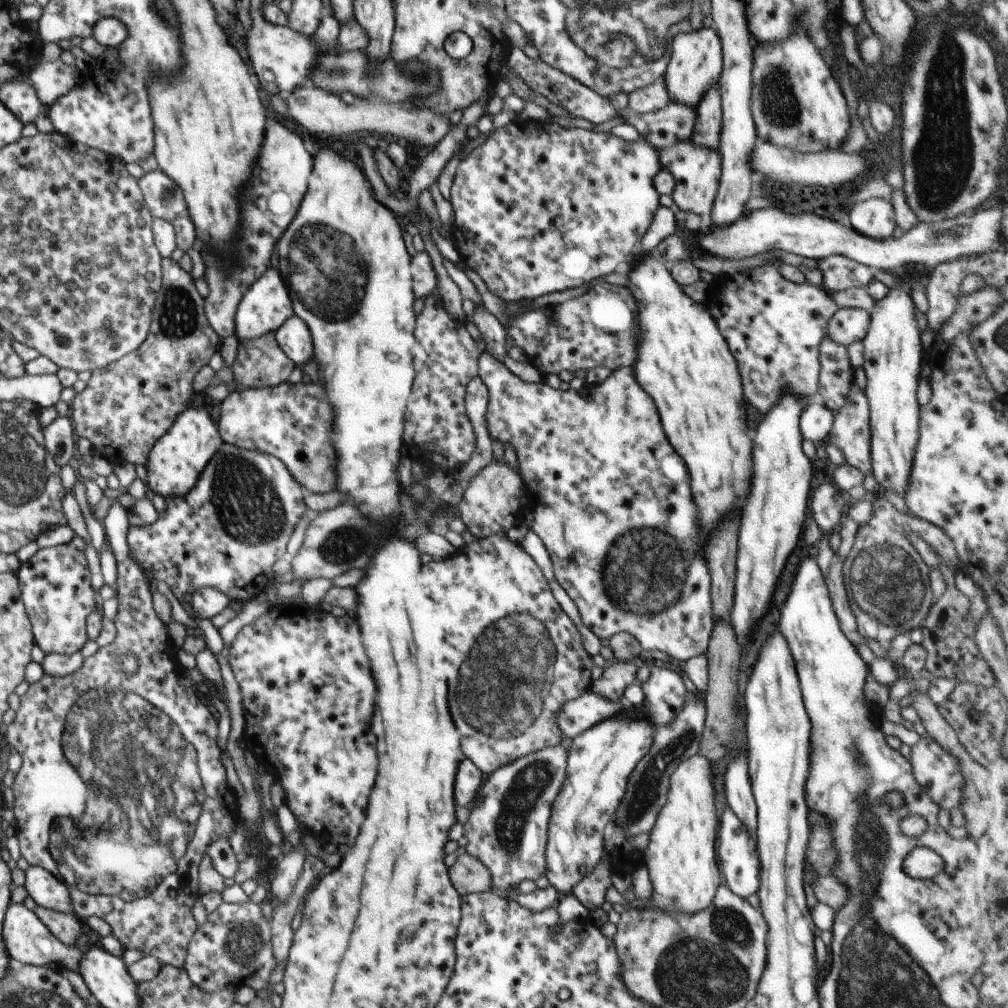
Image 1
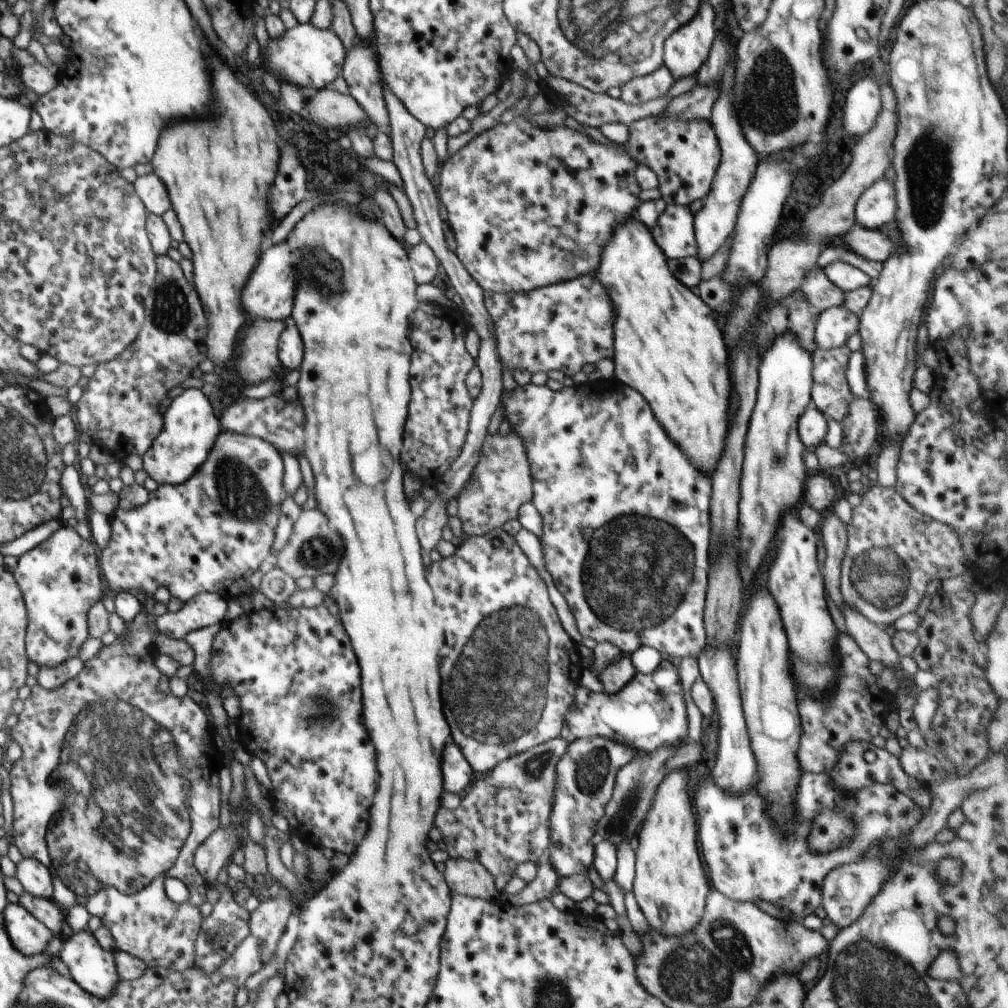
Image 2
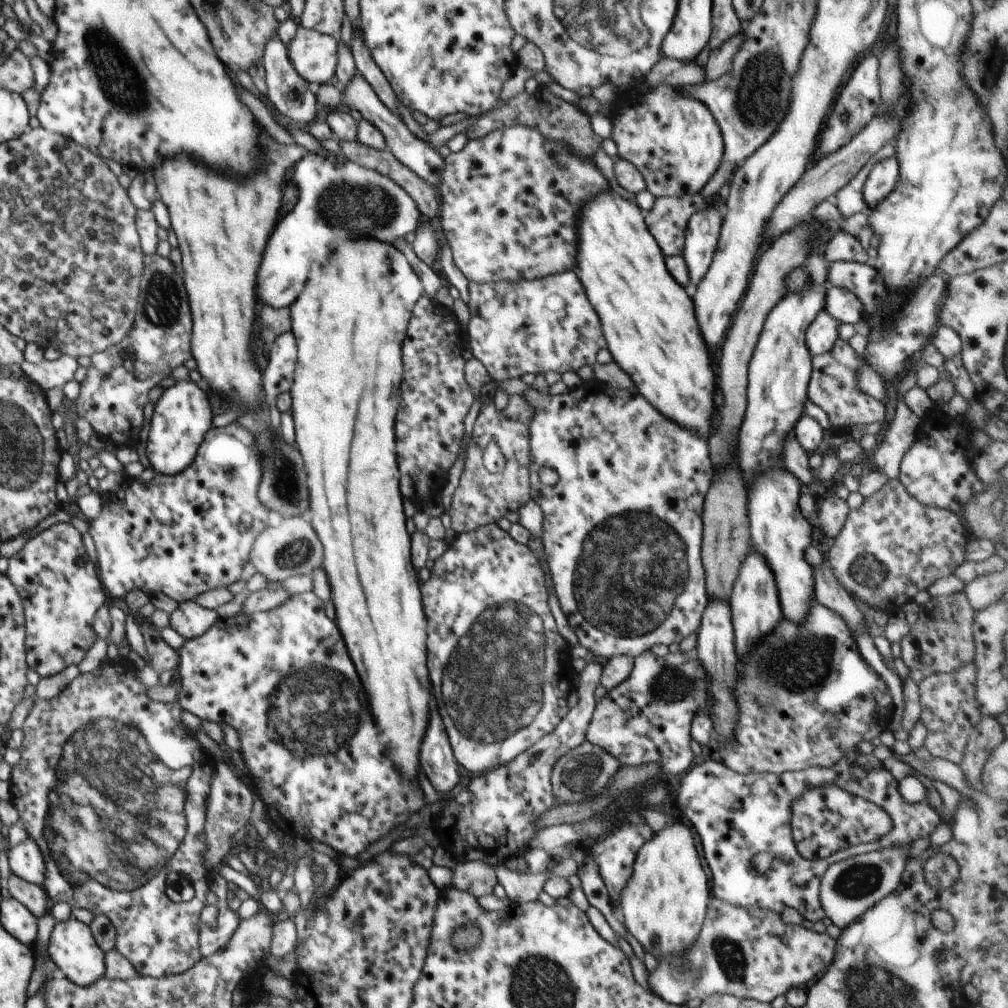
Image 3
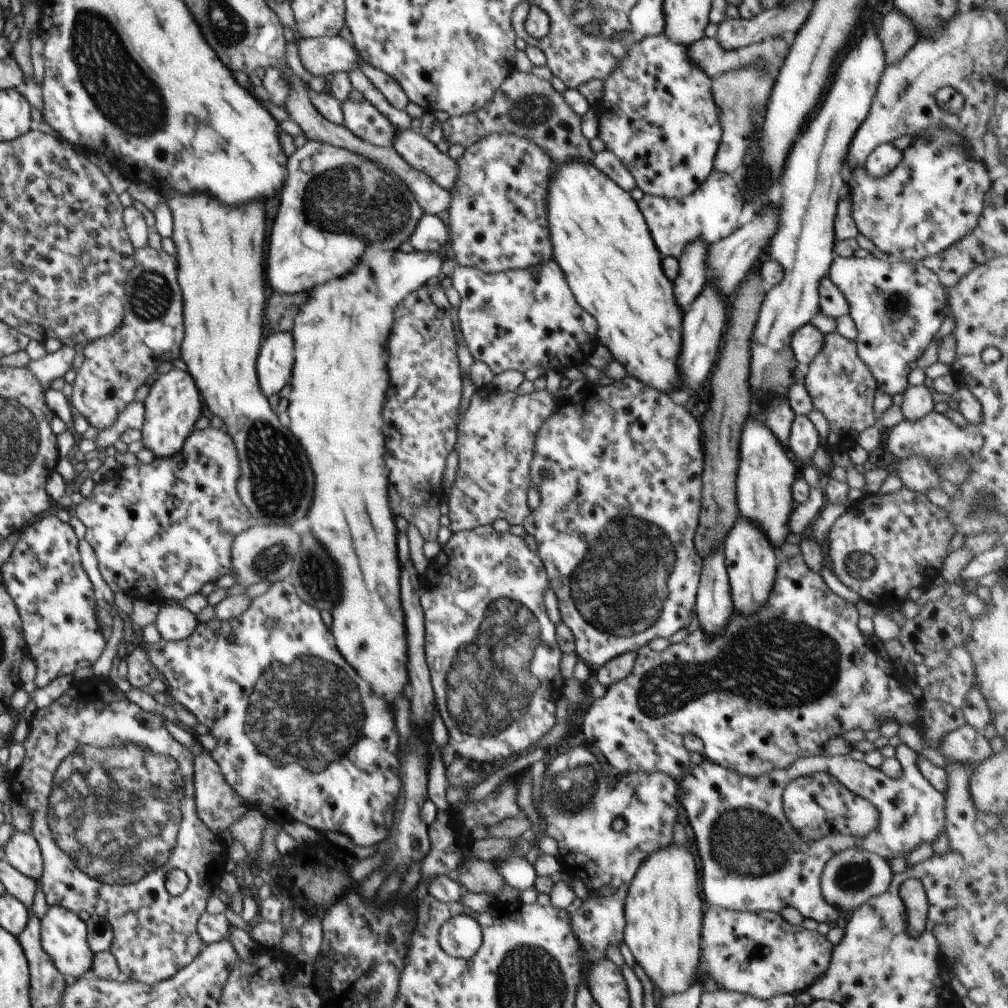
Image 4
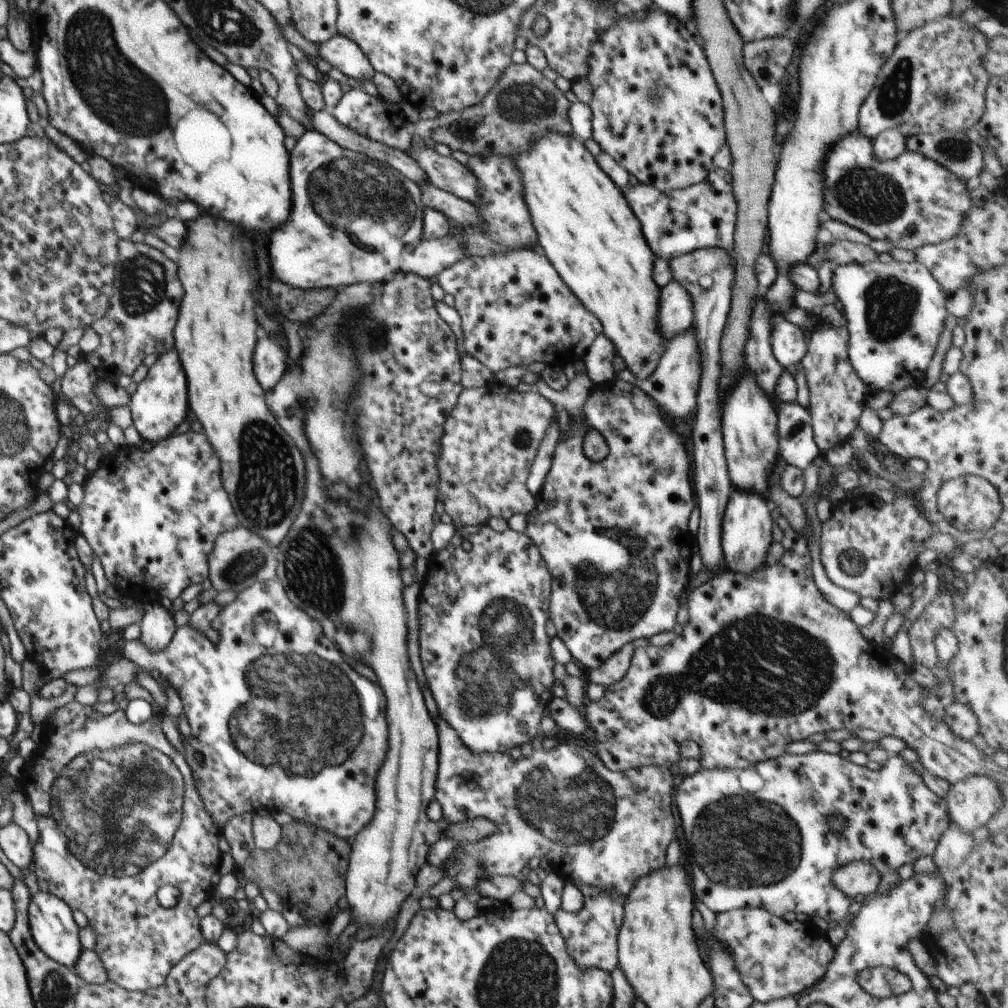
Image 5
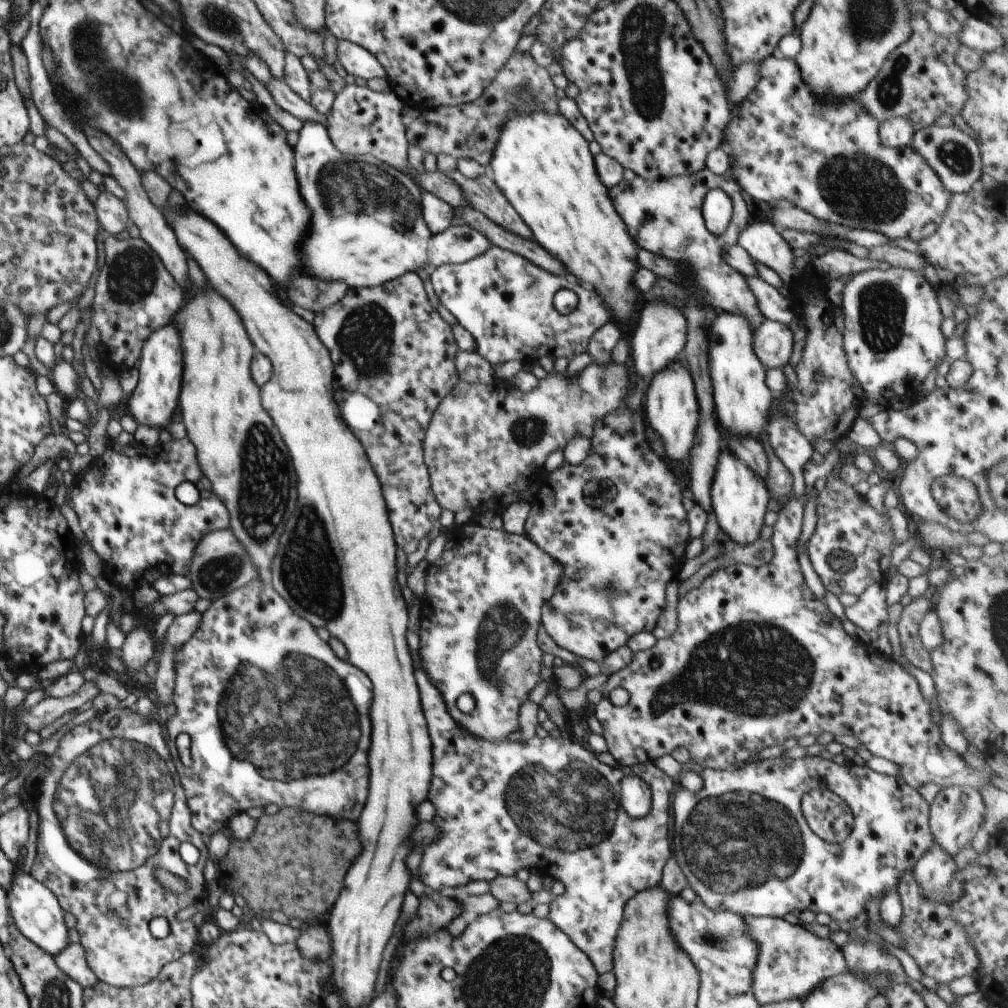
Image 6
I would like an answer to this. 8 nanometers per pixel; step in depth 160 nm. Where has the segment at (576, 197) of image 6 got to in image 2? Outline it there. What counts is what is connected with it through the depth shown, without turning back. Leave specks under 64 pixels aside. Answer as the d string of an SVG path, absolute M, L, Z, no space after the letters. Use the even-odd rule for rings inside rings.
M629 219L615 230L614 238L602 252L602 262L598 268L598 278L610 292L610 298L618 310L618 318L613 324L614 378L620 384L637 390L648 401L656 420L664 426L672 442L688 454L688 460L692 460L702 474L710 478L724 452L724 438L728 434L728 400L732 390L728 350L722 342L716 318L698 296L694 296L687 286L670 274L665 254L662 254L652 233L641 221Z

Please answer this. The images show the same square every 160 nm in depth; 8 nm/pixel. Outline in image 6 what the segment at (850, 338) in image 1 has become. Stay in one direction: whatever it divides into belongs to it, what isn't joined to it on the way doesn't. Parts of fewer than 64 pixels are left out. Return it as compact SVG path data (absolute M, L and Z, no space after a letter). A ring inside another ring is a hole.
M765 318L753 332L753 349L766 369L783 368L793 351L793 332L788 325Z

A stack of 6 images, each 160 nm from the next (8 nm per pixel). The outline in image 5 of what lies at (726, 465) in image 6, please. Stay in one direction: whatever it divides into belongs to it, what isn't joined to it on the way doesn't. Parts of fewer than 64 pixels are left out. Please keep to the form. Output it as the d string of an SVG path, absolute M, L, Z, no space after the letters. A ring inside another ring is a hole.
M738 492L728 502L722 523L721 547L727 570L745 577L751 577L760 567L766 565L769 546L772 544L772 505L762 500L760 495L750 492Z

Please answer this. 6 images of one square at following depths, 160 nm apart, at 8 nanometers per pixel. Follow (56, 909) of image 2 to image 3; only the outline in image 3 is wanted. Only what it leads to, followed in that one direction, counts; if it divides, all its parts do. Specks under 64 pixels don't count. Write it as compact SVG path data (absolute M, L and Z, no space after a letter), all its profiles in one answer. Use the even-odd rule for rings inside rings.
M11 874L6 884L11 897L26 906L36 918L44 916L50 910L51 902L43 887L22 880L14 874Z

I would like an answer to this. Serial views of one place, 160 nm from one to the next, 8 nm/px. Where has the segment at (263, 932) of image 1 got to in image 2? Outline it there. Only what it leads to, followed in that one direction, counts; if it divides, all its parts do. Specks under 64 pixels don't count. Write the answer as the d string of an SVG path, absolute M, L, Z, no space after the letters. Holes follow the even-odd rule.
M218 882L212 884L220 892L218 902L213 905L213 910L208 917L204 917L201 922L200 932L195 942L195 957L193 968L198 969L203 975L214 974L231 956L233 950L249 935L250 913L245 906L234 901L234 894L228 886Z

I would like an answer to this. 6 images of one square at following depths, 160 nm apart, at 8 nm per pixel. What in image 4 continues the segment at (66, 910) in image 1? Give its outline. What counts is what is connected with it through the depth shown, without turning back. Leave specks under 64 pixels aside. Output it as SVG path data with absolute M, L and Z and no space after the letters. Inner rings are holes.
M15 831L5 848L8 862L38 882L43 873L43 858L37 840L31 833Z

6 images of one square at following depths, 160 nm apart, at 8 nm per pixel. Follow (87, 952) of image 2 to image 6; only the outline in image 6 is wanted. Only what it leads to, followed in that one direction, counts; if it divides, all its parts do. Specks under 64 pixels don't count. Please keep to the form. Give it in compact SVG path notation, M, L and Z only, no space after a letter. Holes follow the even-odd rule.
M20 865L17 874L13 876L12 886L6 892L11 912L10 921L14 922L30 942L53 957L60 954L71 943L68 938L68 927L64 923L66 912L61 907L57 896L33 876L21 870Z

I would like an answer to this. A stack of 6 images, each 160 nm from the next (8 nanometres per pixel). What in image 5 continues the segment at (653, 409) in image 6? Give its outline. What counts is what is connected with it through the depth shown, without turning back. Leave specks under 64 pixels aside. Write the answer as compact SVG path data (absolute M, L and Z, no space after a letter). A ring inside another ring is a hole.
M690 328L690 330L674 336L668 342L666 354L664 354L664 358L660 358L656 372L646 380L636 382L646 394L657 402L661 412L672 421L678 420L676 416L686 418L696 406L696 394L698 394L698 384L700 384L700 374L702 374L698 352L700 352L698 342L696 342L694 330Z

